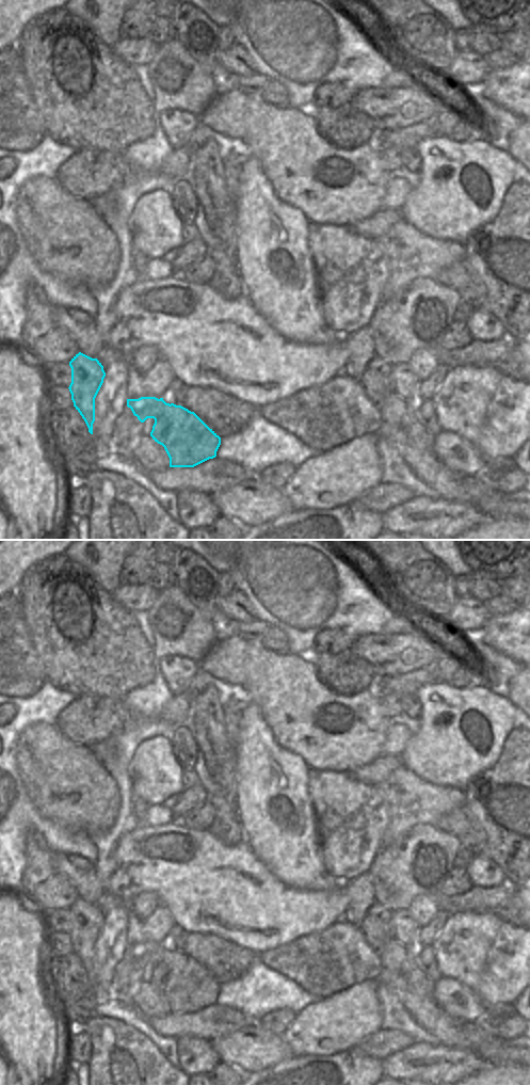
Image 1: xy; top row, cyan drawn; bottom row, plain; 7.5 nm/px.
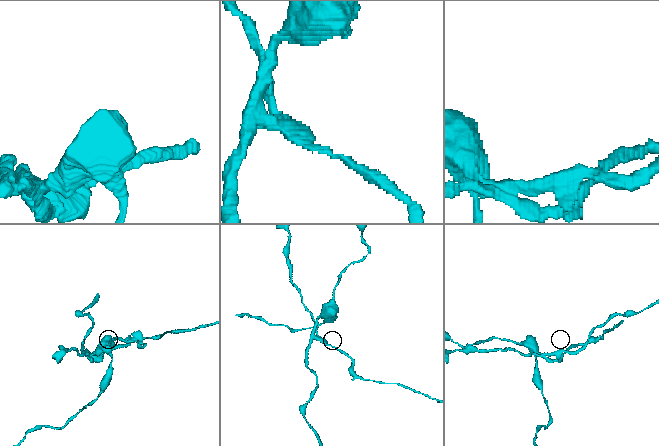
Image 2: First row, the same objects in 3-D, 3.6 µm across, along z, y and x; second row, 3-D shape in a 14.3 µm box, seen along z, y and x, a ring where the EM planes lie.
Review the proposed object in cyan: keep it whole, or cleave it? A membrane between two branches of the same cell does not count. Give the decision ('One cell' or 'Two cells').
Two cells.

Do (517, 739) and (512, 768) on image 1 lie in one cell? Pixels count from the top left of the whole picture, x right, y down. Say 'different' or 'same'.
same

